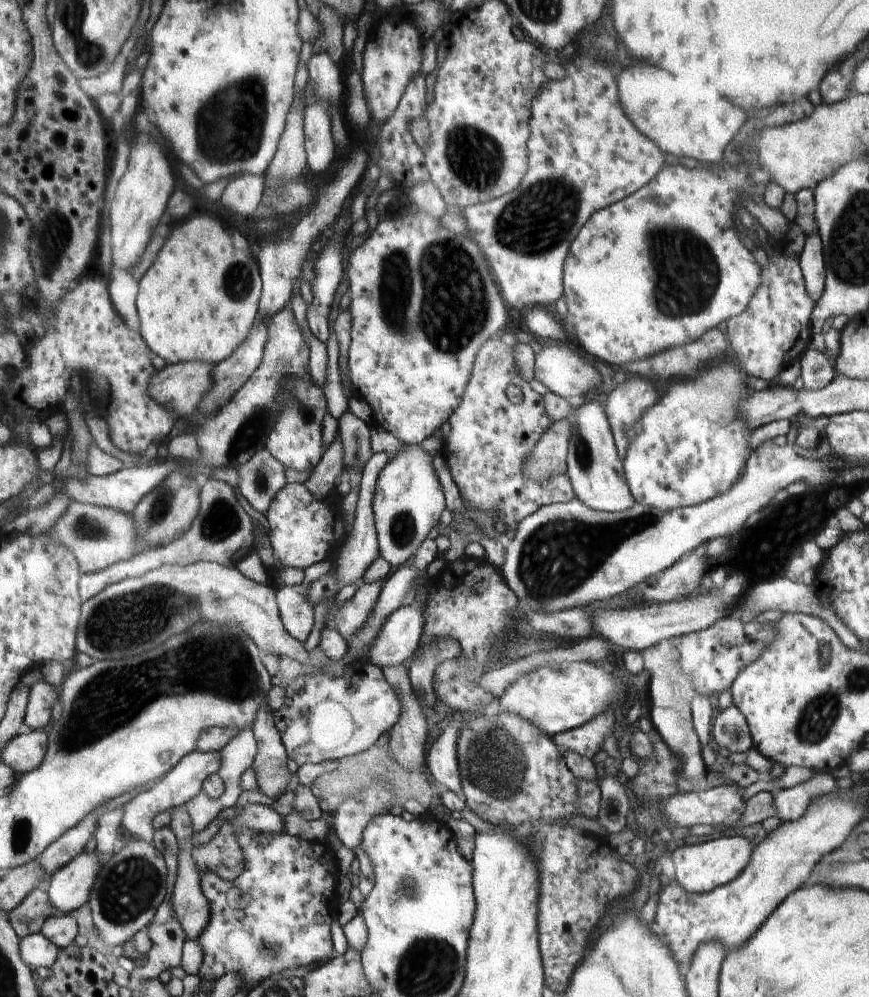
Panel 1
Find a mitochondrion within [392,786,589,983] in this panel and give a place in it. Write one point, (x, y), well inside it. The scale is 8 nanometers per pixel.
(408, 890)

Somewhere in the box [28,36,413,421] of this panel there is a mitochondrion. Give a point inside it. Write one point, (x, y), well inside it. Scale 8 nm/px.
(230, 125)

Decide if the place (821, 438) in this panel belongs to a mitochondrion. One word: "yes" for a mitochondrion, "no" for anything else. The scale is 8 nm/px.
no

